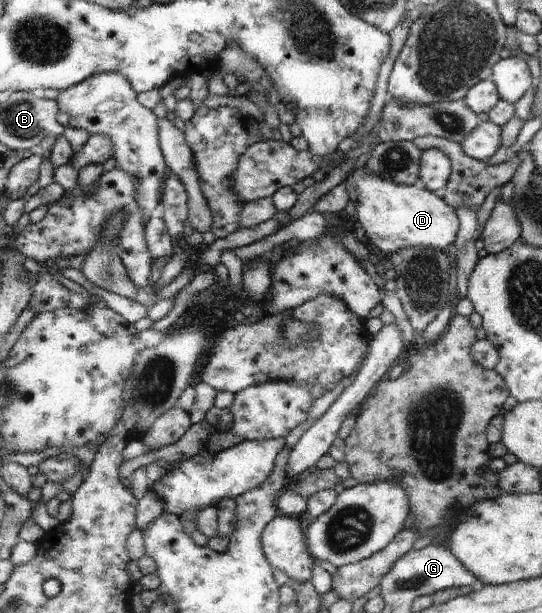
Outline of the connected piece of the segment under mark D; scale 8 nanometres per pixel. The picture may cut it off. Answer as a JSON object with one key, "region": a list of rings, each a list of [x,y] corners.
{"region":[[[361,166],[361,168],[355,168],[345,178],[343,187],[355,205],[355,222],[358,222],[364,230],[367,241],[387,257],[403,248],[429,248],[429,250],[447,254],[448,247],[454,244],[458,232],[458,219],[455,212],[441,200],[439,194],[429,192],[423,188],[423,184],[401,186],[401,184],[395,184],[390,177],[371,174]]]}

